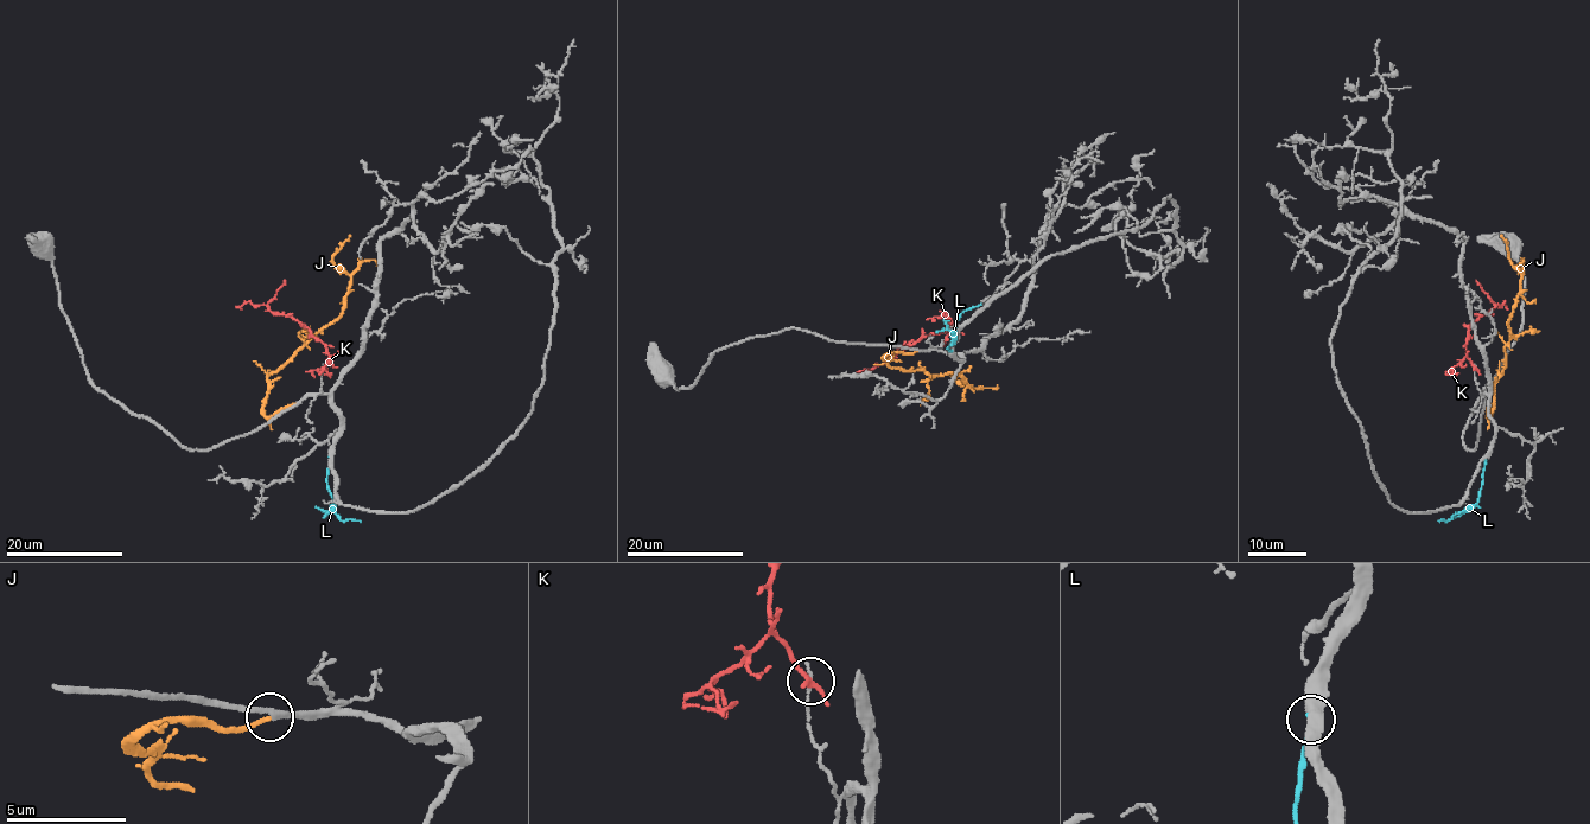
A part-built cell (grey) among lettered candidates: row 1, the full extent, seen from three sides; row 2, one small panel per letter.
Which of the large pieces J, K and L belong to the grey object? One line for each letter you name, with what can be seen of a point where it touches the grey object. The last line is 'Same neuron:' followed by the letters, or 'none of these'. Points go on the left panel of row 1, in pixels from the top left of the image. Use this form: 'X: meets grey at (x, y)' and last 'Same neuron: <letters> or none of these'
J: meets grey at (297, 403)
Same neuron: J

